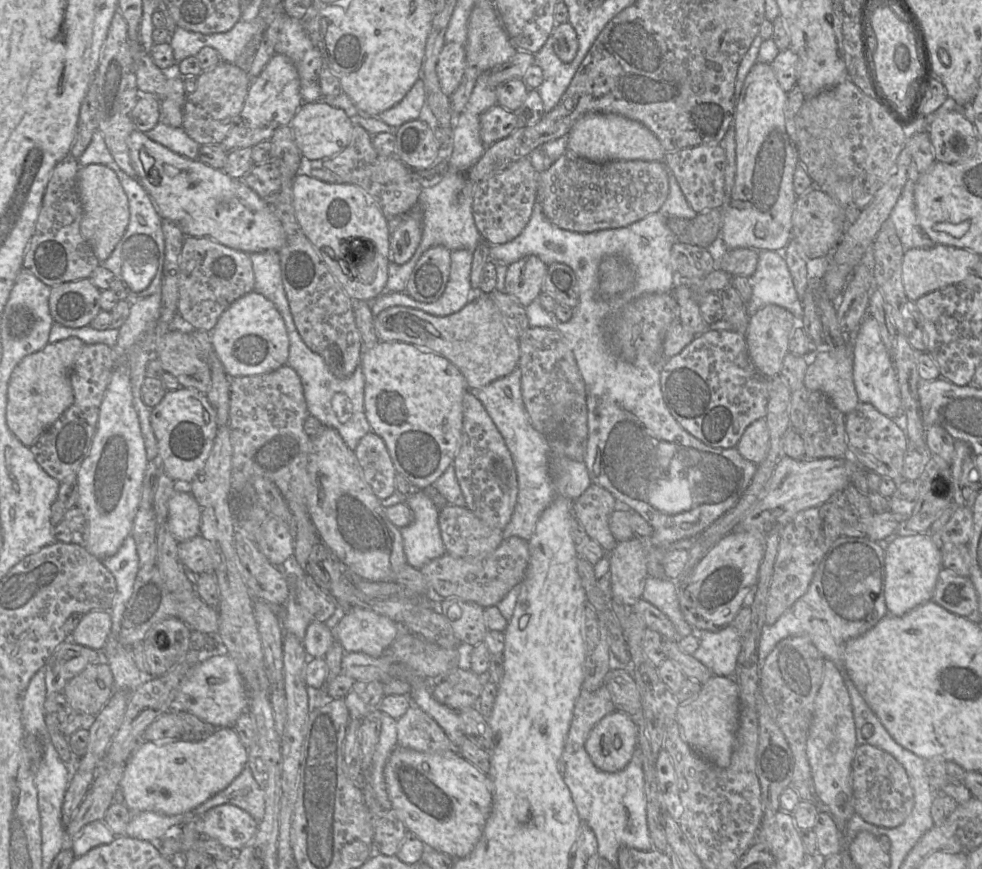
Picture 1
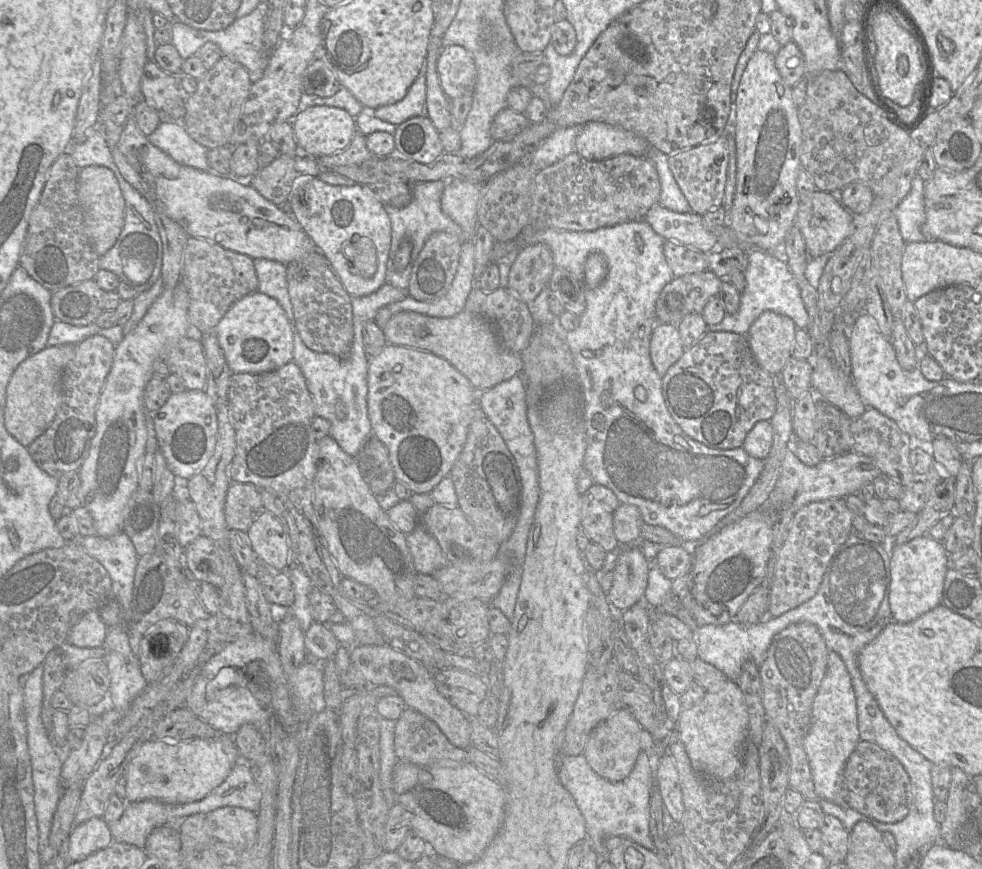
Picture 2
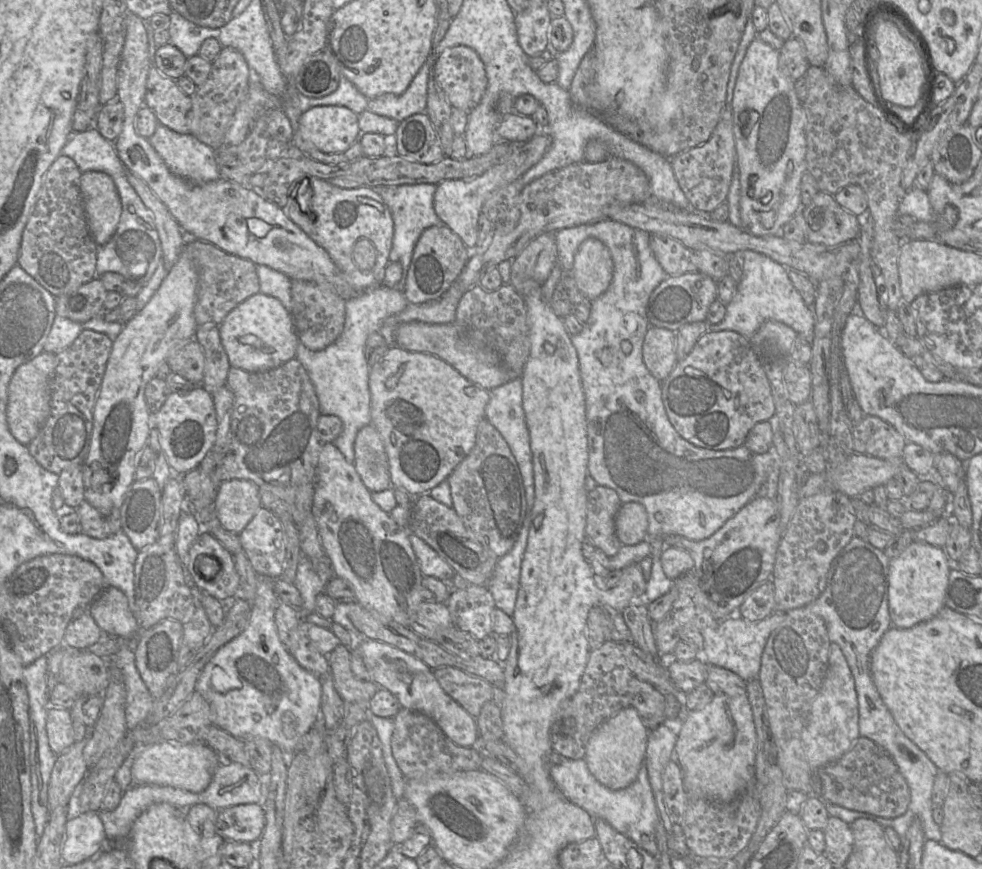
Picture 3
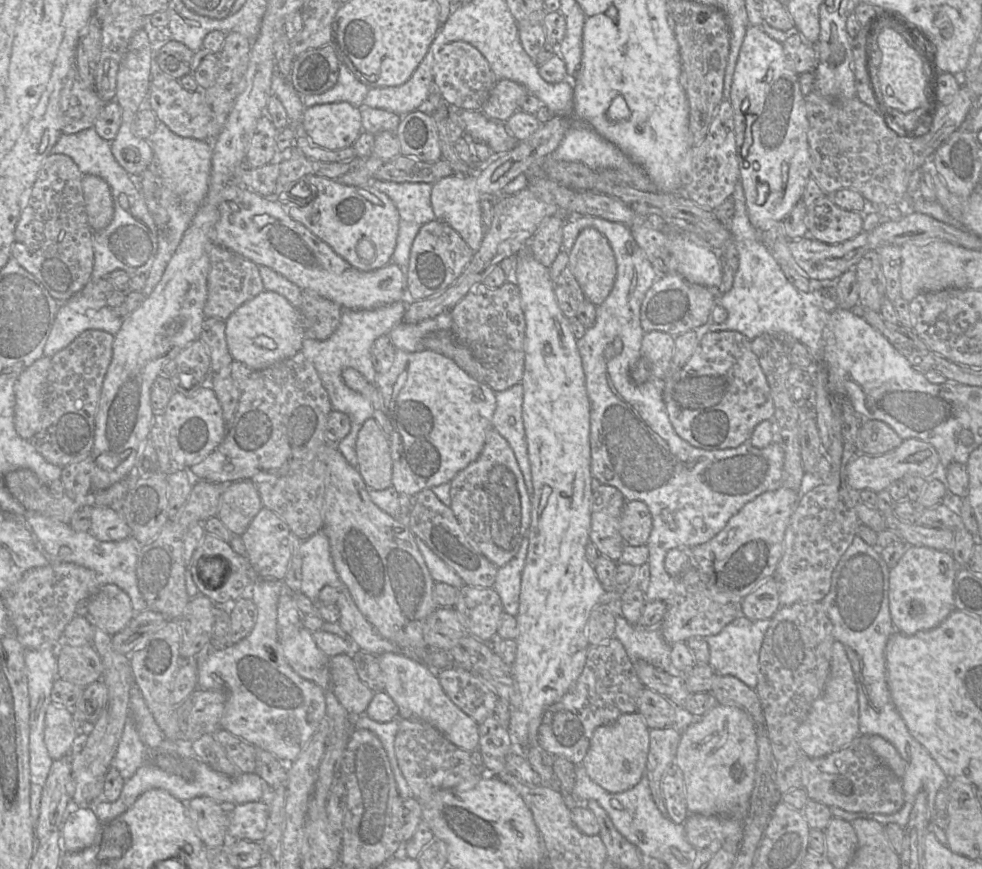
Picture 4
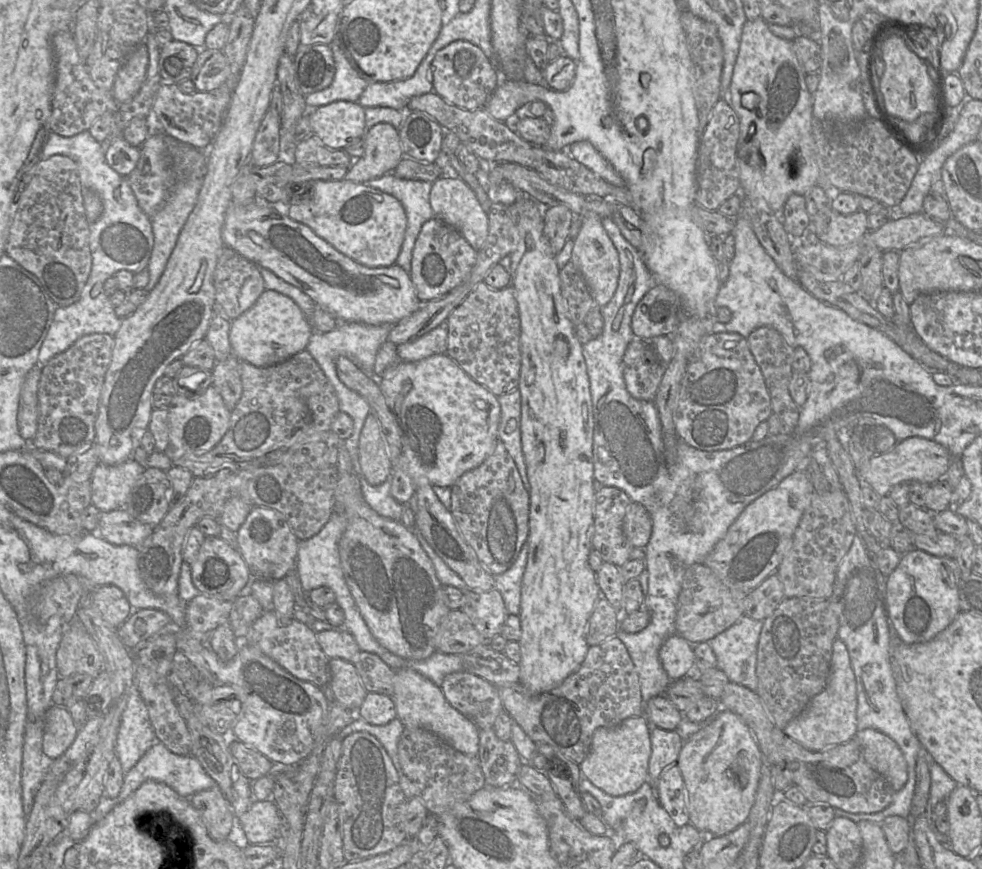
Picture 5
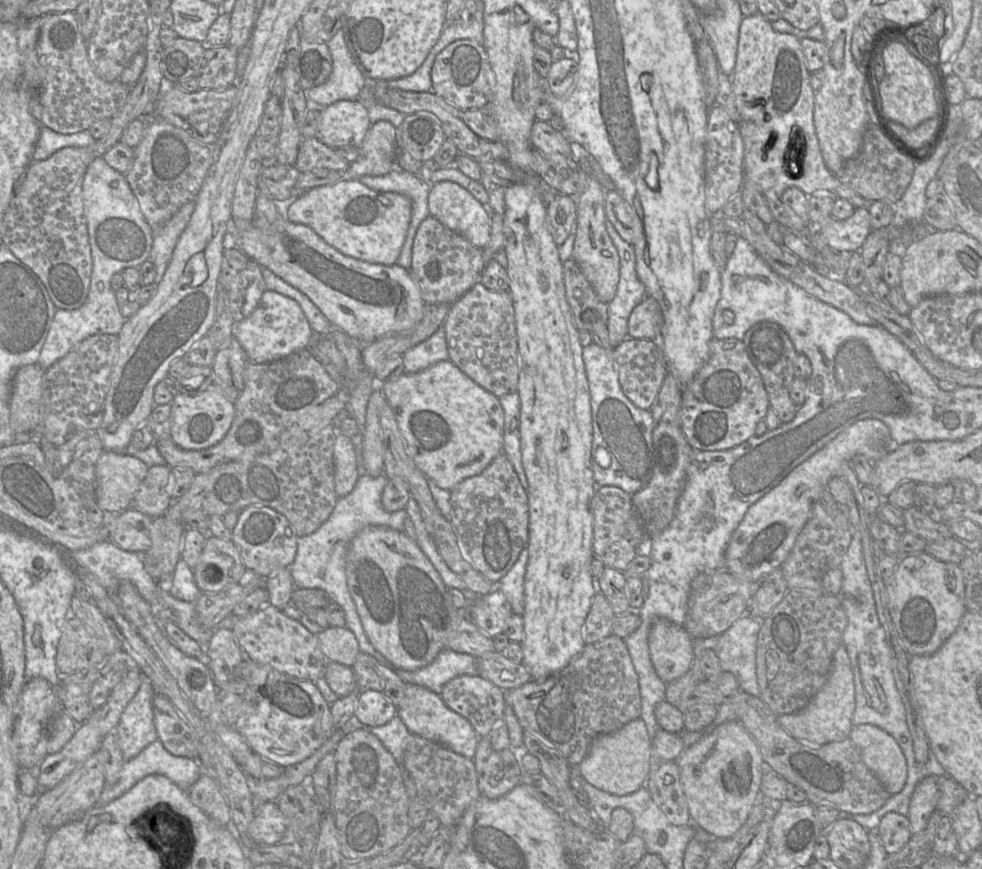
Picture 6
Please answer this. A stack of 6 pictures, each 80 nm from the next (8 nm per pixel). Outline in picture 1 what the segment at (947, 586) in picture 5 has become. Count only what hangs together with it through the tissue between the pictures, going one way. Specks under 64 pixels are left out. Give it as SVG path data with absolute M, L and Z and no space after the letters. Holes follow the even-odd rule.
M930 533L898 536L885 550L885 603L888 614L903 616L932 600L942 565L942 552Z

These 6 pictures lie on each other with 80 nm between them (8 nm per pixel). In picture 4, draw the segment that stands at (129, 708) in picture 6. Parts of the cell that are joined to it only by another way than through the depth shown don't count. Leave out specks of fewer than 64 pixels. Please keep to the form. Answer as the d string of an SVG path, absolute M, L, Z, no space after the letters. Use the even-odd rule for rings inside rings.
M129 709L129 716L126 719L112 766L119 771L122 778L126 781L148 759L149 753L139 737L135 721L130 715Z

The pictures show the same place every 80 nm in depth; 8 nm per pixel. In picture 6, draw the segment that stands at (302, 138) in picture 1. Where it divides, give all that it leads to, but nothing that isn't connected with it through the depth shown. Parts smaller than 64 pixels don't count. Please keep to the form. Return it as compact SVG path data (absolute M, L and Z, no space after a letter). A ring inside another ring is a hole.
M340 100L321 109L317 137L327 146L361 147L371 127L367 106L356 100Z

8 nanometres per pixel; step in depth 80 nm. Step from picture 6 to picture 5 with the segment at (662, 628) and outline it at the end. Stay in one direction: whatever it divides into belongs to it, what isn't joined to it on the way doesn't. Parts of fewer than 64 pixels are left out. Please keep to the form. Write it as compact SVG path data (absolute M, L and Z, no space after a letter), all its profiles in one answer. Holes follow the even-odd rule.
M678 633L670 635L659 650L662 666L671 680L688 675L694 667L694 645Z

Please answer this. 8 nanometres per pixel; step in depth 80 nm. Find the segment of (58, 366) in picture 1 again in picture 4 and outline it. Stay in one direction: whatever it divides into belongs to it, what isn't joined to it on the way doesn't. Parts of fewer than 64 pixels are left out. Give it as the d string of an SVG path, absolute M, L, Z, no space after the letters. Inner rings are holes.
M41 356L21 372L14 385L14 426L24 440L30 440L40 430L44 387L51 358Z

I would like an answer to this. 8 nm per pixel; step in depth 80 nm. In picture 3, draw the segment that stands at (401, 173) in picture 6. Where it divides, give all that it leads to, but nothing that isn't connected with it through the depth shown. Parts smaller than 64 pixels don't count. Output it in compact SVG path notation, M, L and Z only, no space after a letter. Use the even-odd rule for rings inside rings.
M421 183L371 187L382 196L392 215L394 235L389 260L400 262L402 265L402 277L396 286L397 289L404 289L413 251L422 232L432 226L445 225L434 209L436 186L435 184Z

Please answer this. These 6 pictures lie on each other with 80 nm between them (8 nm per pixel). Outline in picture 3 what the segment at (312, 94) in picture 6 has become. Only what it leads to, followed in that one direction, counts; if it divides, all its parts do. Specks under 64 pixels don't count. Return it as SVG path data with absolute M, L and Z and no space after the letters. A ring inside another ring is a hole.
M341 75L339 85L333 93L321 98L310 98L303 96L299 92L299 97L300 109L302 112L307 111L314 106L336 105L347 107L359 115L368 109L369 101L369 99L343 75Z

